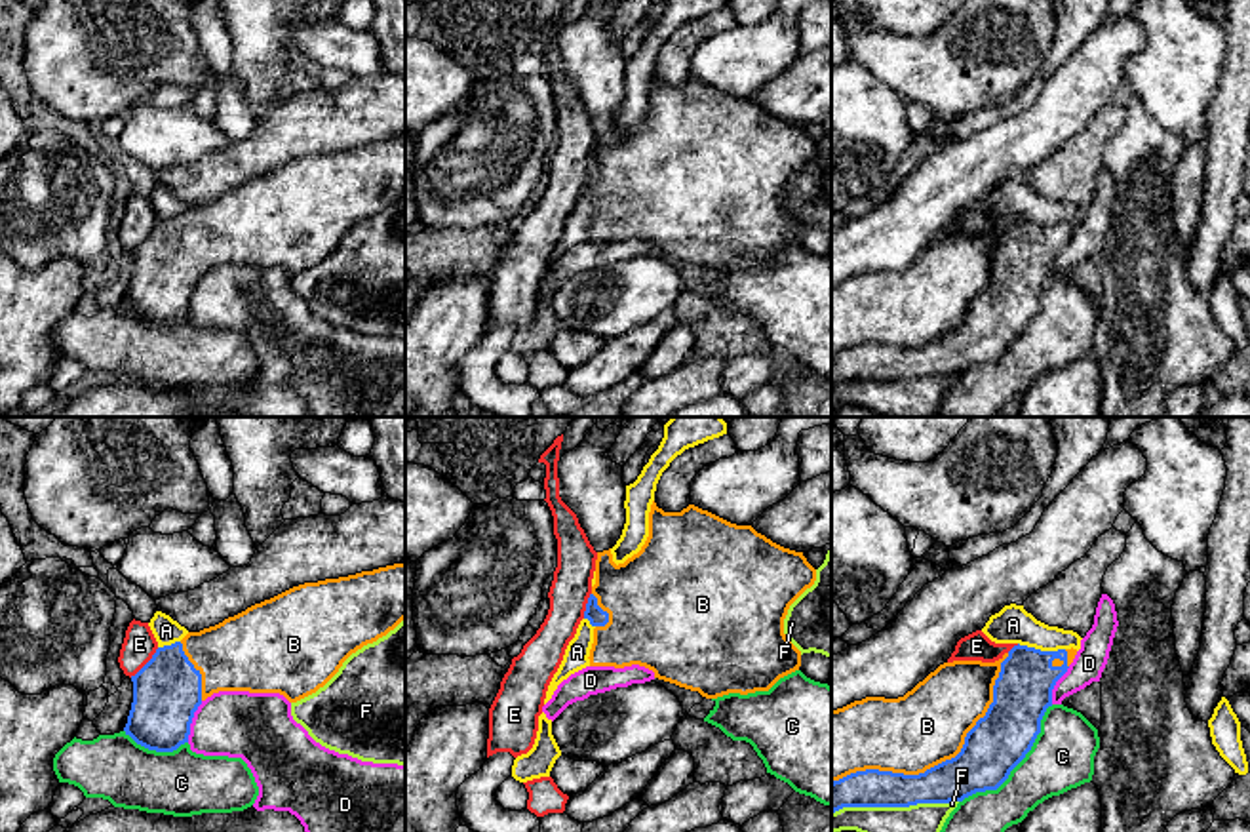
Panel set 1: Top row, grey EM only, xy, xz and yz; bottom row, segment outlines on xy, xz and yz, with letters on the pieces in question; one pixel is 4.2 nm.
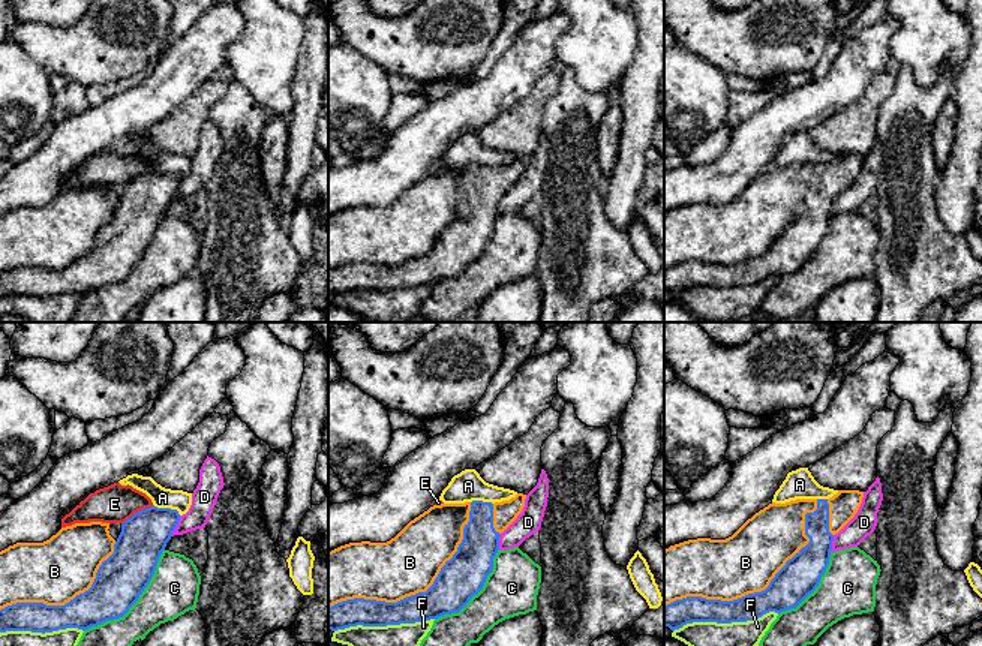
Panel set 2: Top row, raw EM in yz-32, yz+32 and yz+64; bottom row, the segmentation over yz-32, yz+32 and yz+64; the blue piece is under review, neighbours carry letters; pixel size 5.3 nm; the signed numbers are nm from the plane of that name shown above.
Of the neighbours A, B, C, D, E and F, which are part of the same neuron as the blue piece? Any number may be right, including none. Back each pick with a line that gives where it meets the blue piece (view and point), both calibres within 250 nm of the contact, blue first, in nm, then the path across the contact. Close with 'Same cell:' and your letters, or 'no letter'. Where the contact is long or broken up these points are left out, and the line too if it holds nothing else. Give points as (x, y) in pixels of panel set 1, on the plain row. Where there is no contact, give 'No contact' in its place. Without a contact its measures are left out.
B: Touches blue at yz (946, 334). Thickness 240 nm (blue) against 320 nm
Same cell: B

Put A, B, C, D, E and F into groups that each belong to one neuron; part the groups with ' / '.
A / B / C F / D / E

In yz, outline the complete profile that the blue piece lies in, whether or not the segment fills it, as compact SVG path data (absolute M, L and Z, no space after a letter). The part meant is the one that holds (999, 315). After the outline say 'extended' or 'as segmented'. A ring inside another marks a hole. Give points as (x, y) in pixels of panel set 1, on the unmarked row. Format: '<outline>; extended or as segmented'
M1018 217L995 236L944 236L904 270L866 270L831 284L831 386L949 377L997 364L1031 324L1052 263L1075 228L1073 221L1041 225Z; extended

